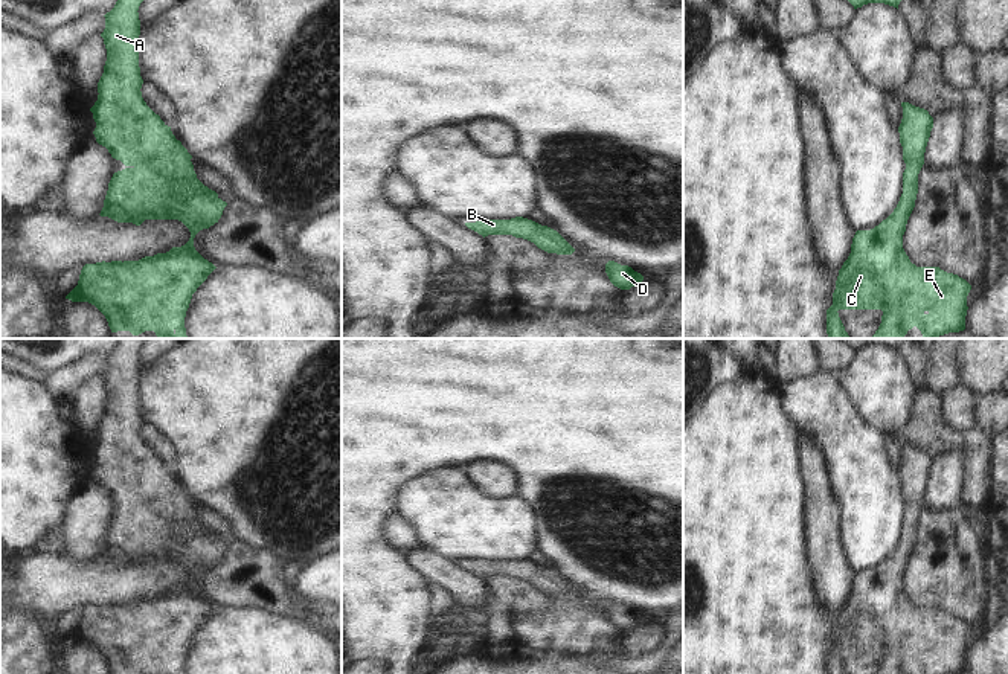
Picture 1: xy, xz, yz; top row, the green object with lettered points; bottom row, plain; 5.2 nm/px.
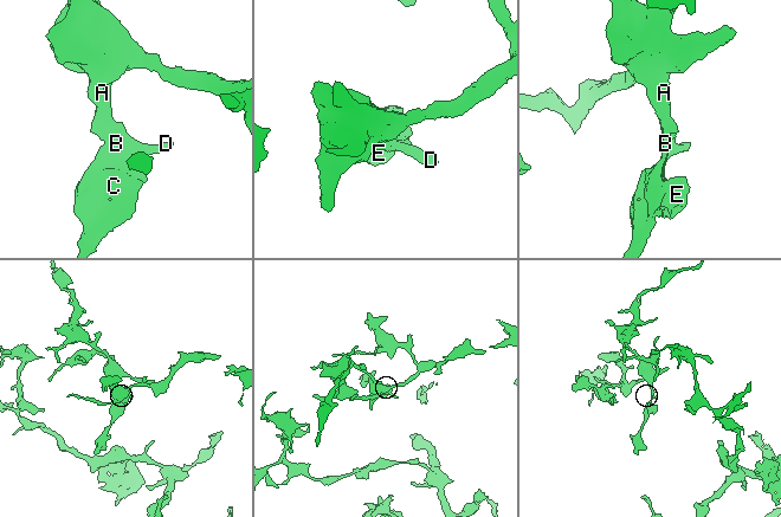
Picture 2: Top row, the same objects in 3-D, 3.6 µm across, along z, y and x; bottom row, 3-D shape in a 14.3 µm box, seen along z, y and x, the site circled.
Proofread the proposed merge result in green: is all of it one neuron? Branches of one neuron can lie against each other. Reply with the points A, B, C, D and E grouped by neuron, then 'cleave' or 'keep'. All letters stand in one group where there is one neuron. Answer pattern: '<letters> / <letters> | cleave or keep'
A B C D E | keep

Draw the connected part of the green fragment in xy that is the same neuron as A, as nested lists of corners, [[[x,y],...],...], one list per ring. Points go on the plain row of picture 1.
[[[117,339],[114,349],[104,357],[105,371],[101,378],[107,403],[98,424],[98,442],[90,450],[96,464],[93,476],[96,483],[127,509],[113,515],[99,557],[136,567],[145,561],[178,561],[189,570],[191,579],[181,589],[139,602],[85,605],[78,627],[66,640],[95,647],[105,657],[111,674],[186,674],[185,659],[192,636],[217,610],[195,592],[194,579],[200,572],[218,564],[227,544],[197,520],[192,497],[142,439],[137,352],[145,340]]]

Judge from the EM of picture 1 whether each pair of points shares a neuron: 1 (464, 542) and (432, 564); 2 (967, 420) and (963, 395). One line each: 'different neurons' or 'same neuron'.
1: different neurons
2: same neuron

